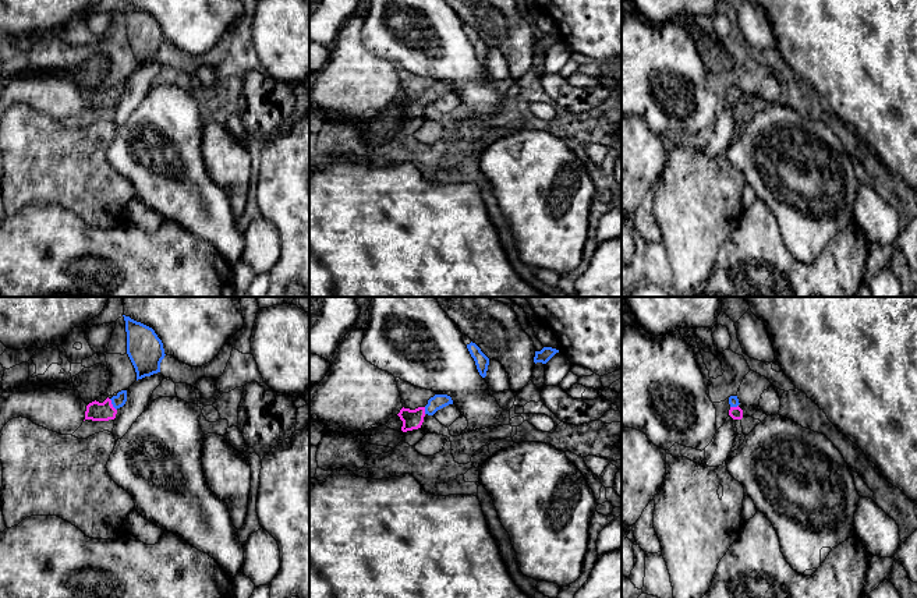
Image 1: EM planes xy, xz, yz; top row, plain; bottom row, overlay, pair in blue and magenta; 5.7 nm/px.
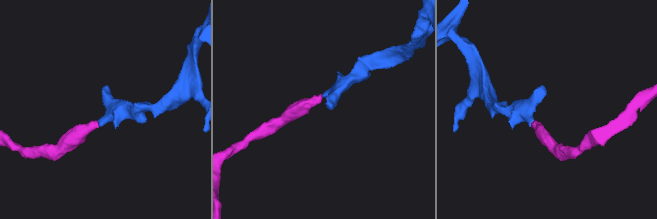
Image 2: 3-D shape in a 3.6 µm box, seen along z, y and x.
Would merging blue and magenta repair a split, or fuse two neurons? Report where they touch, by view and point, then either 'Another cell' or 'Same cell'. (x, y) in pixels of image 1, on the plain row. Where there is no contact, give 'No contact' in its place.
Touches blue at xy (112, 91). Same cell

